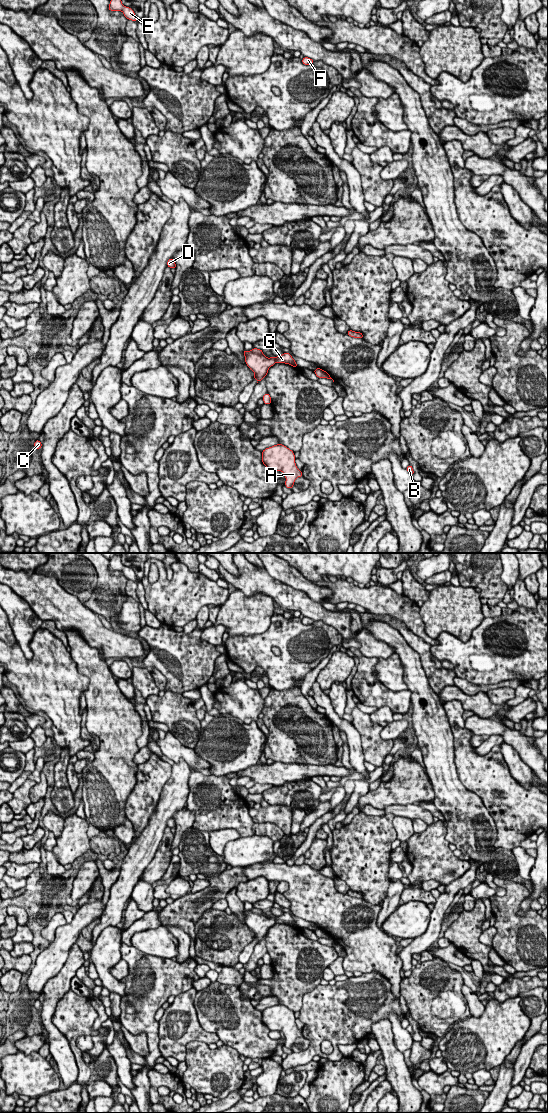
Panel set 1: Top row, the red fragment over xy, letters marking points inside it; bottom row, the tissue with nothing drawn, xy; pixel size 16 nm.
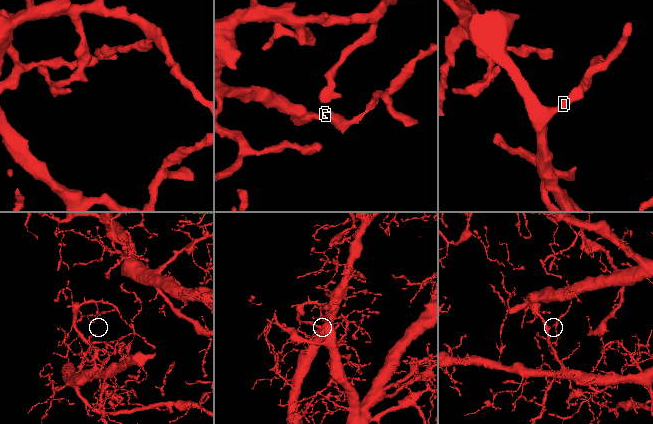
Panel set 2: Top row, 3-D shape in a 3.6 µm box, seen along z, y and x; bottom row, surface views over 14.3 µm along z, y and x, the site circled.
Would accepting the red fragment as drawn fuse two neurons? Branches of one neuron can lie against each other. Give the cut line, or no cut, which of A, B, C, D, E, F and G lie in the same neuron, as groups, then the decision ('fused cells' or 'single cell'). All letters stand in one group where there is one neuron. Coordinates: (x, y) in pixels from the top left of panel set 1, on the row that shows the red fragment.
no cut; A B C D E F G; single cell

